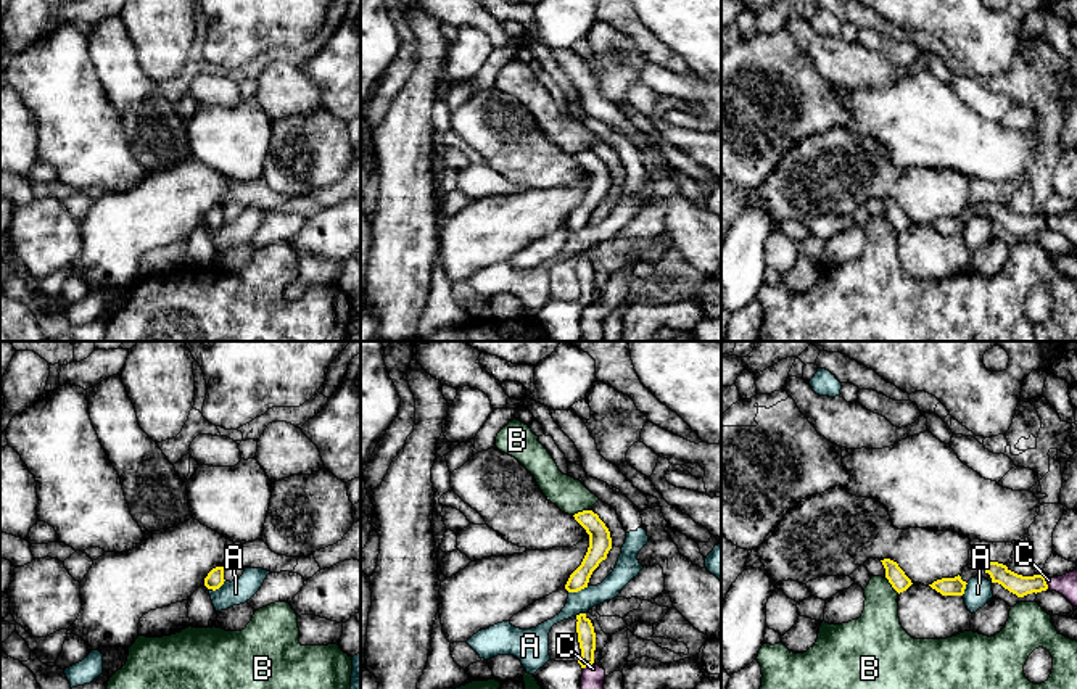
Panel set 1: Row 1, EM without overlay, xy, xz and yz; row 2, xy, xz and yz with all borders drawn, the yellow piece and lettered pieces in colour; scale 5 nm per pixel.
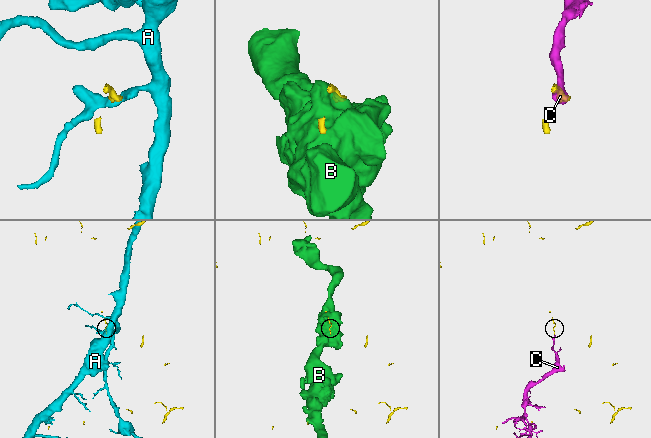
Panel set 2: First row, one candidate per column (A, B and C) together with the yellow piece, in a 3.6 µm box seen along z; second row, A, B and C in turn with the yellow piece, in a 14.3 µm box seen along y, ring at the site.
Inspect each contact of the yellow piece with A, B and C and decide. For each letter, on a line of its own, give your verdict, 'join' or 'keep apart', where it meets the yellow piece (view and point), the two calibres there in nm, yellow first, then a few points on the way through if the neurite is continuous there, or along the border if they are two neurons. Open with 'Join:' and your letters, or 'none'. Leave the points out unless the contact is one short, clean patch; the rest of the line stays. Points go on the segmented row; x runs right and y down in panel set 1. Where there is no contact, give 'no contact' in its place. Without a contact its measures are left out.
Join: none
A: keep apart; meets yellow in xz at (578, 589); 110 nm thick on the yellow side, 110 nm on the other
B: keep apart; meets yellow in xz at (583, 511); 110 nm thick on the yellow side, 170 nm on the other
C: keep apart; meets yellow in xz at (588, 665); 90 nm thick on the yellow side, 120 nm on the other; border along xz (593, 662), (583, 668)

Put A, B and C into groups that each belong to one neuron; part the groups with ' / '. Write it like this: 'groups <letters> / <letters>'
groups A / B / C

